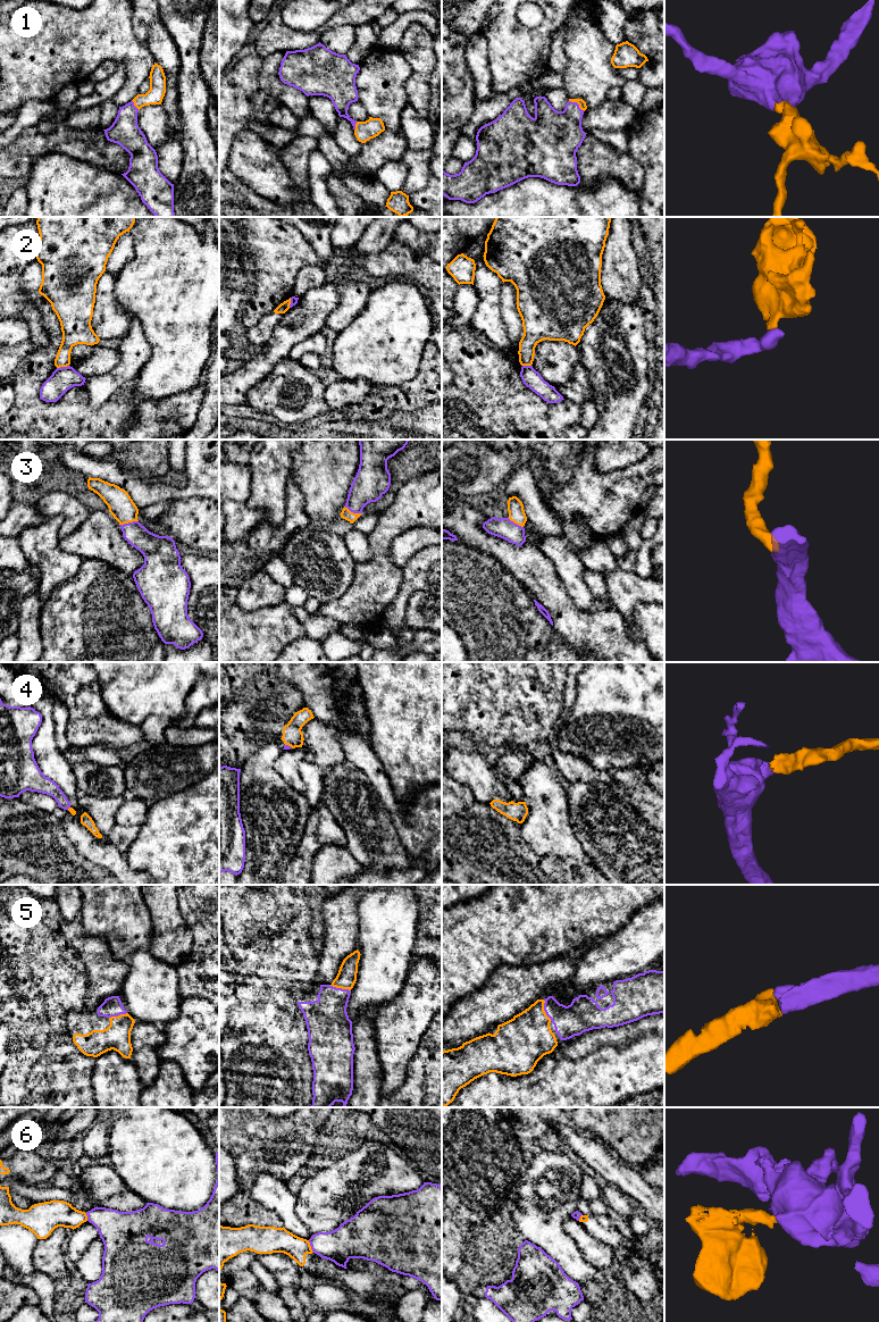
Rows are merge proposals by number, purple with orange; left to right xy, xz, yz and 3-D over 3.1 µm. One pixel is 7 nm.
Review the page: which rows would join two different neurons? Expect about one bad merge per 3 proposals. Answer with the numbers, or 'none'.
2, 6

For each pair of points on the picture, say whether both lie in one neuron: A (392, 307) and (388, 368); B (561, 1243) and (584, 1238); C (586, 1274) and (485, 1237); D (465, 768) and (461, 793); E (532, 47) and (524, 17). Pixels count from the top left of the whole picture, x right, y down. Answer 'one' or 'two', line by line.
A: one
B: two
C: two
D: two
E: two

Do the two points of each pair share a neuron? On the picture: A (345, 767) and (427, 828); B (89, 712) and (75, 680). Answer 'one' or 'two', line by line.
A: two
B: one

